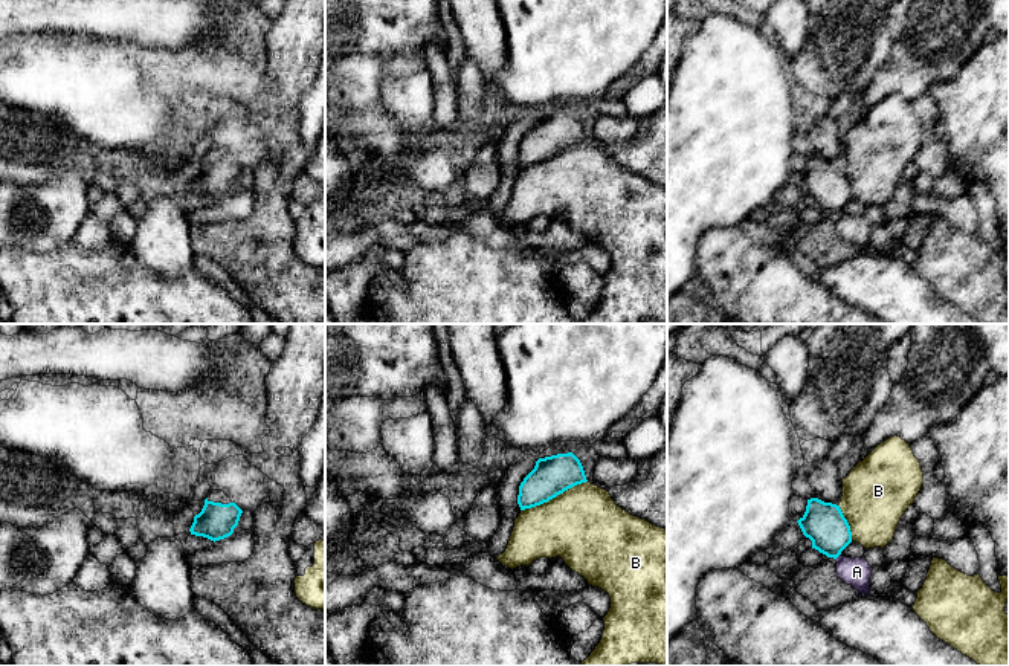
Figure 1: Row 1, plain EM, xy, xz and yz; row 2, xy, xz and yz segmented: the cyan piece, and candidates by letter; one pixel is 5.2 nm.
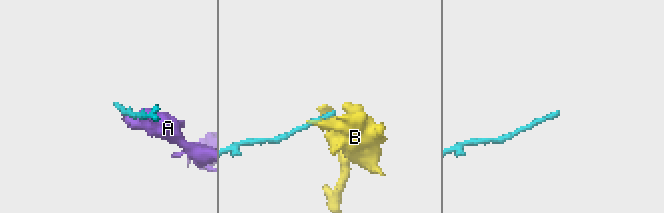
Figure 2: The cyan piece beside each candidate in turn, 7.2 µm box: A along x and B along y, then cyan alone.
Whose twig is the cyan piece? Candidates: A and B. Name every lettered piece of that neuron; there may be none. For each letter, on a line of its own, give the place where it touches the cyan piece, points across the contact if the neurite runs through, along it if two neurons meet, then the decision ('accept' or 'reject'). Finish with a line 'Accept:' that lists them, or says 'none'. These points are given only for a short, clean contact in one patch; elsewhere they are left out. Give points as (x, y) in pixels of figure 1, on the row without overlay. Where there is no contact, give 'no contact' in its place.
A: yz (837, 214) | reject
B: xz (553, 155) | along xz (586, 138), (547, 159), (521, 168) | reject
Accept: none

